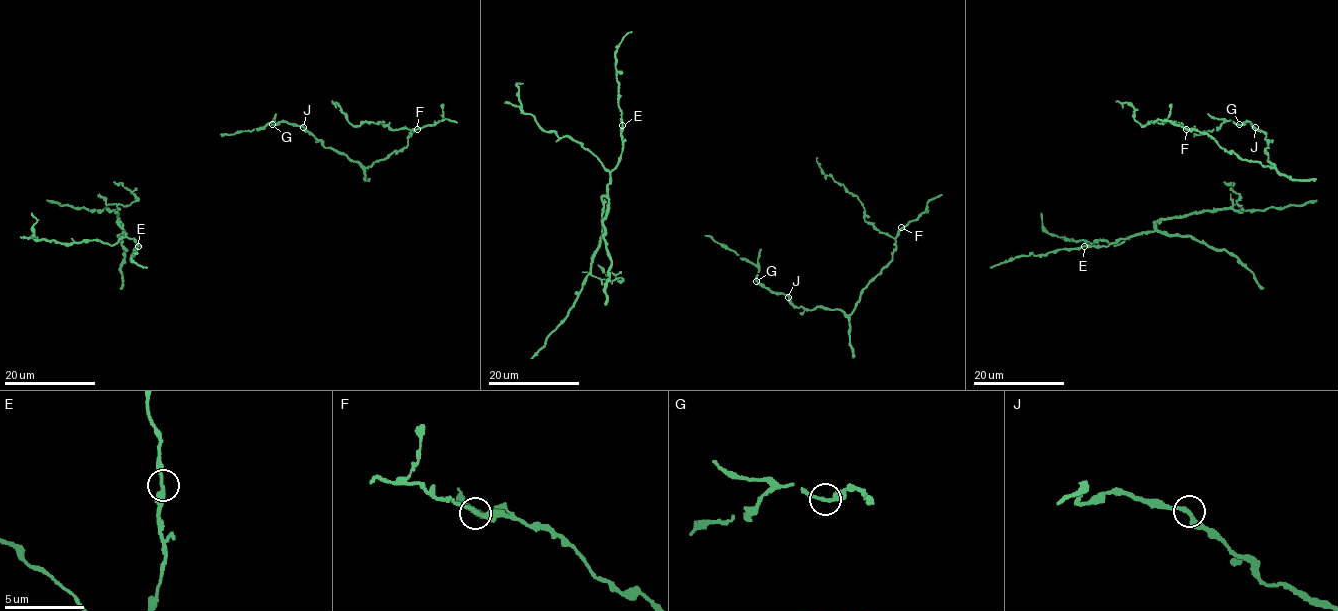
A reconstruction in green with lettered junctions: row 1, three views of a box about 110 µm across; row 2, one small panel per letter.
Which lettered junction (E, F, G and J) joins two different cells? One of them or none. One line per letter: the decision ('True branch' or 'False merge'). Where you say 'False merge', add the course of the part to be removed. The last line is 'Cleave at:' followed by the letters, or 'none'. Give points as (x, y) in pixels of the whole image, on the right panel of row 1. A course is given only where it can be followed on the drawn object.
E: True branch
F: True branch
G: True branch
J: True branch
Cleave at: none

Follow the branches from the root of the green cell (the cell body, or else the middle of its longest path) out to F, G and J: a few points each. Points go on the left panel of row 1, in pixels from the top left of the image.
F: (222, 135), (264, 128), (273, 120), (273, 124), (289, 122), (367, 168), (403, 148), (417, 129)
G: (222, 135), (264, 128), (273, 120), (272, 124)
J: (222, 135), (264, 128), (273, 120), (273, 124), (289, 122), (303, 127)

